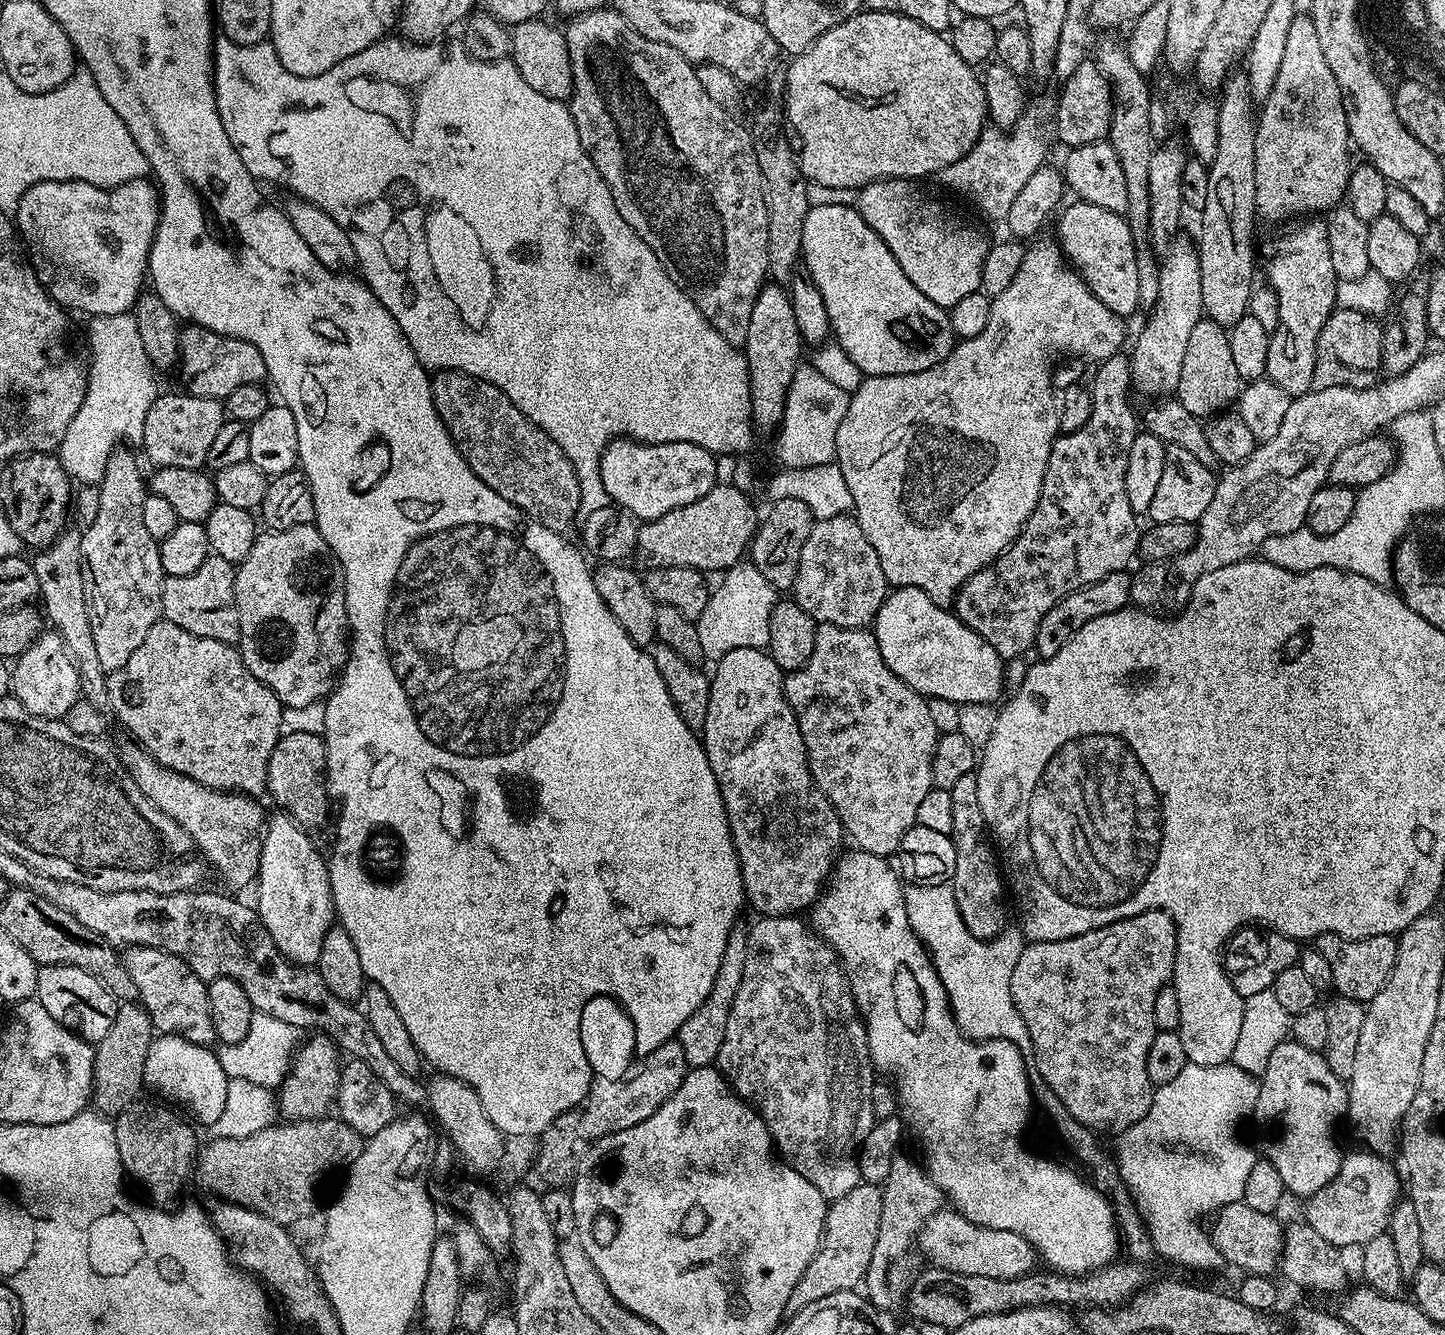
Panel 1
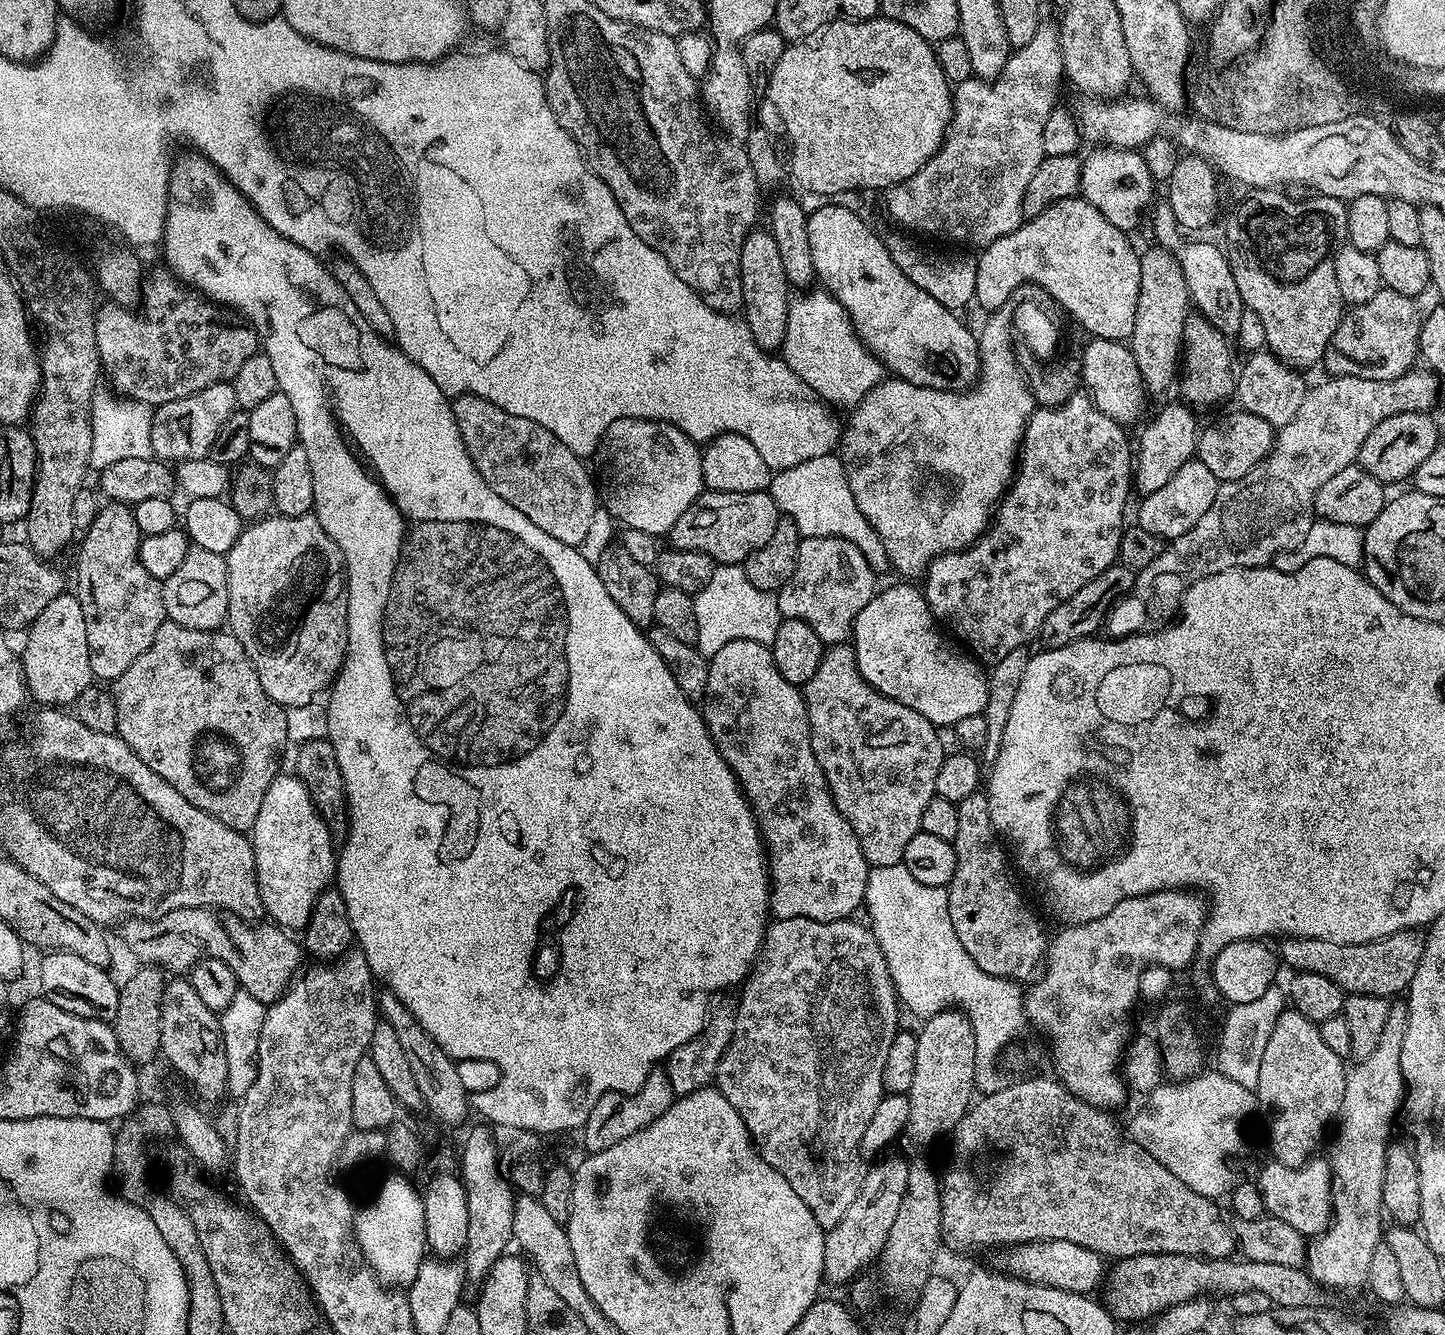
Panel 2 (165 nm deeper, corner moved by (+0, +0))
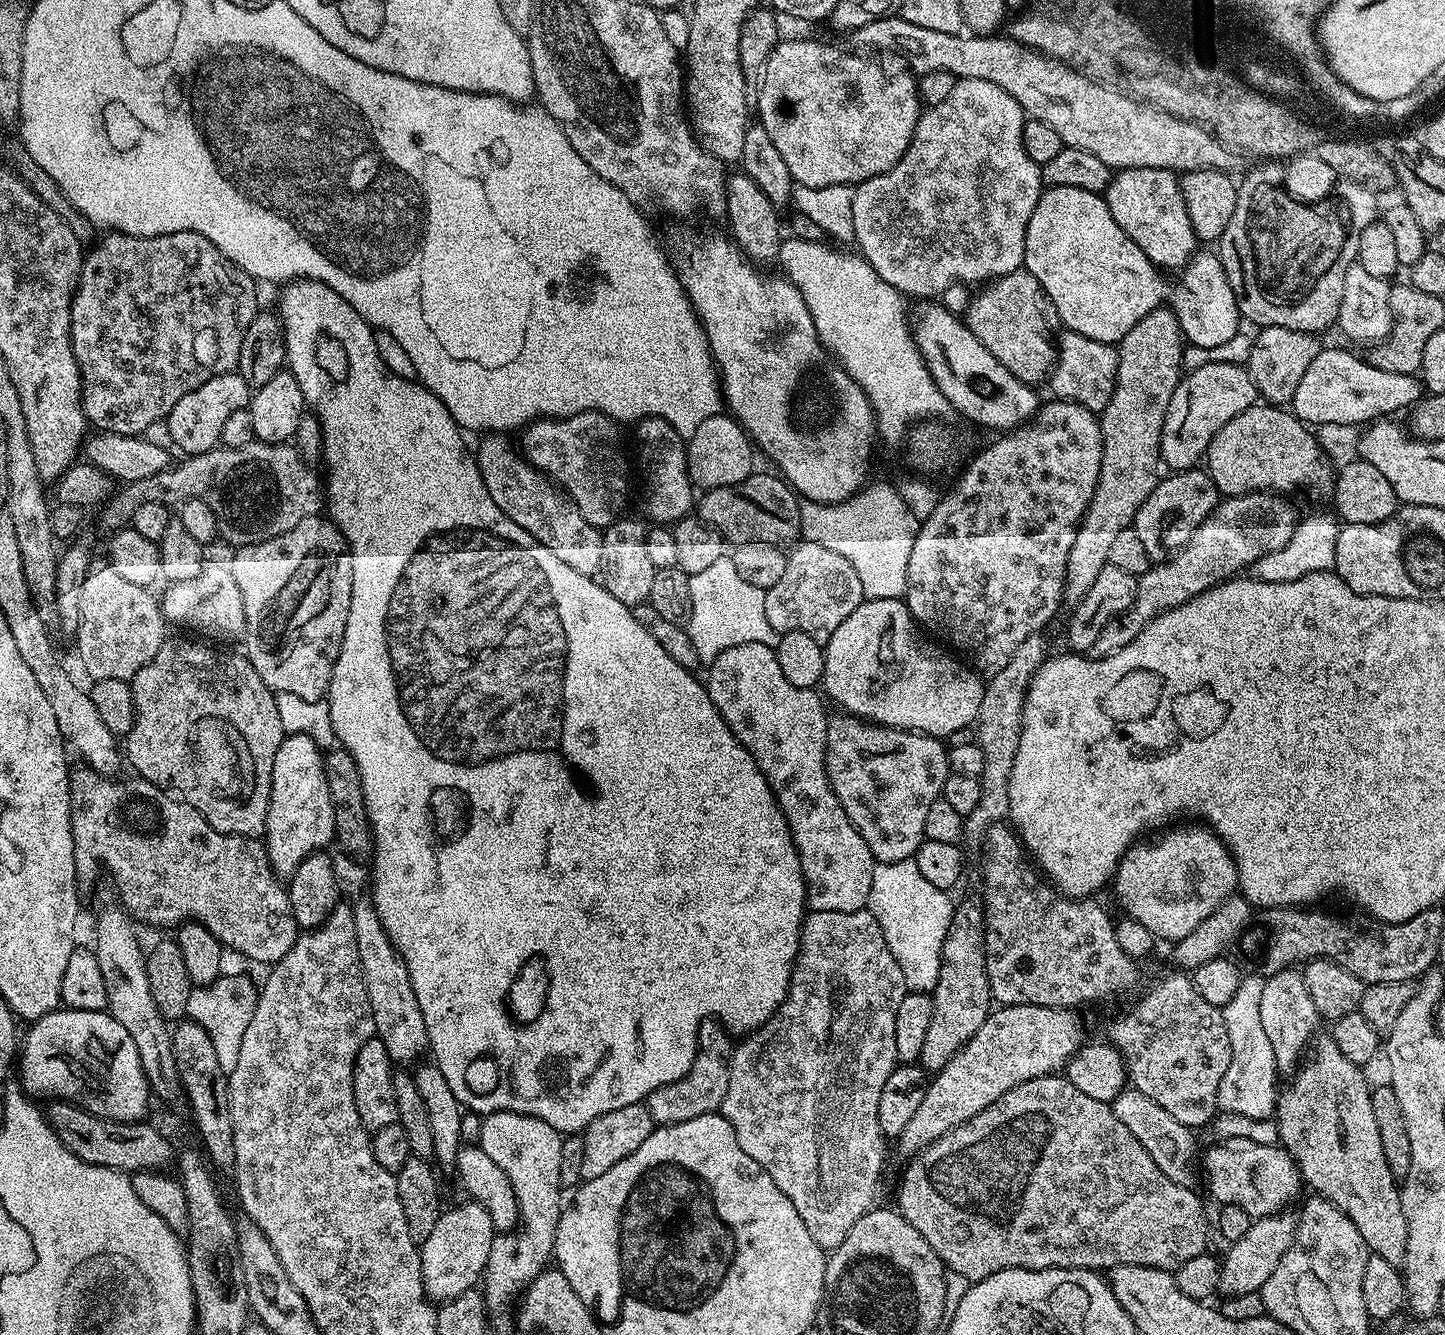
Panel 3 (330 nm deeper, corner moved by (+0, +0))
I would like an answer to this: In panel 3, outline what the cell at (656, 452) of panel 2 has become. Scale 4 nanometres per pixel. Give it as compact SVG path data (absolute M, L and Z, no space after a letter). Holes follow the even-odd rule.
M645 418L635 425L640 443L640 468L644 471L644 512L656 526L671 526L684 519L694 508L693 482L688 474L686 444L665 420Z

